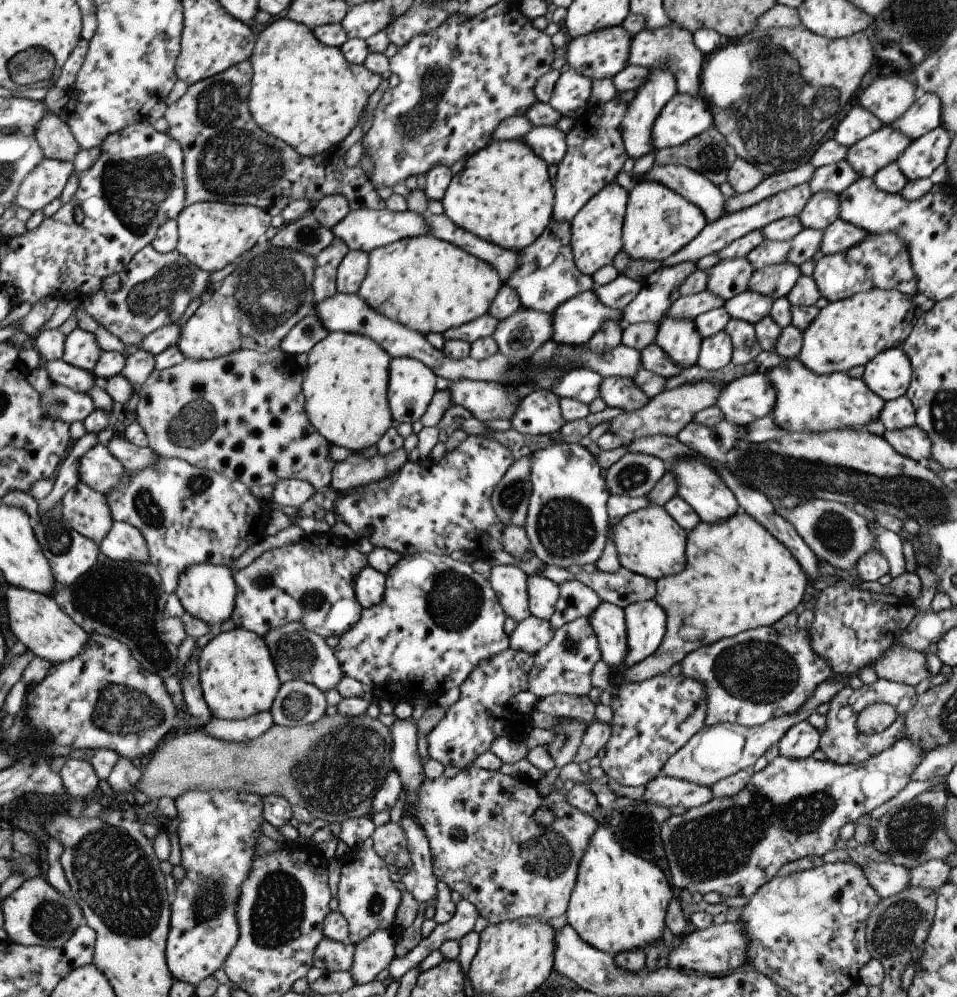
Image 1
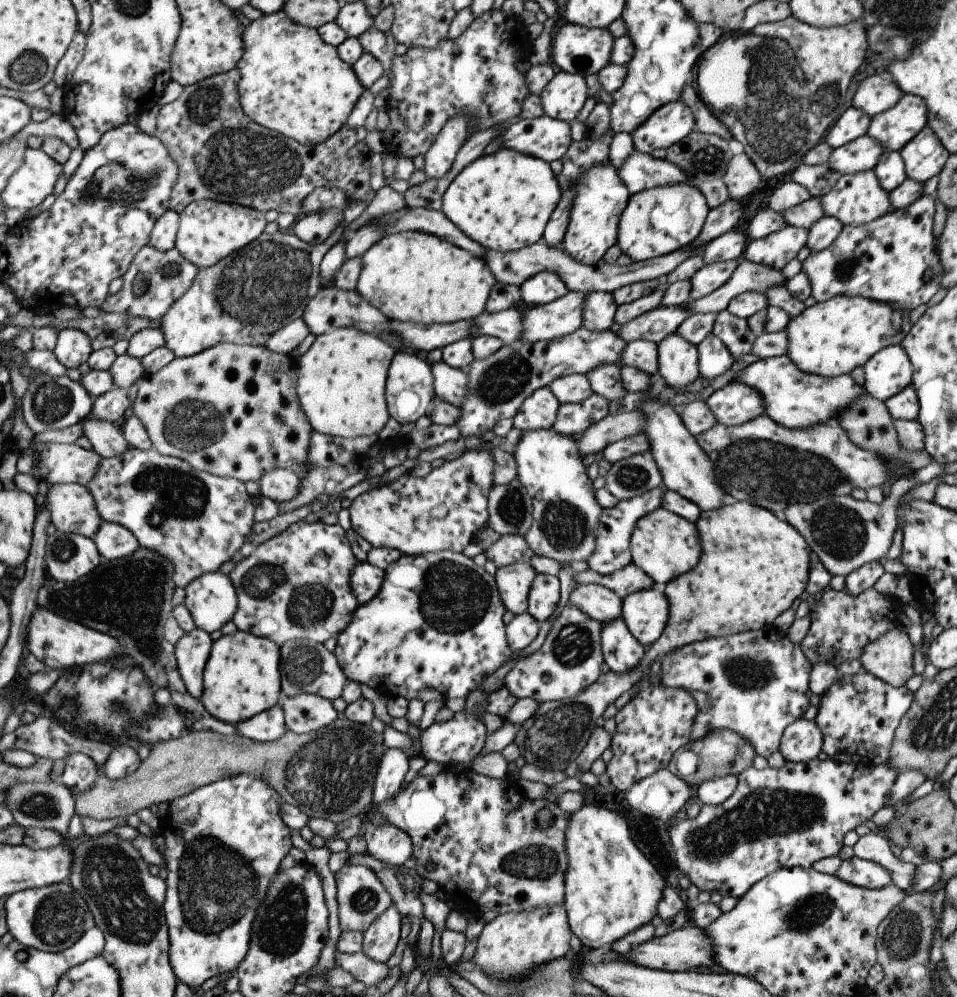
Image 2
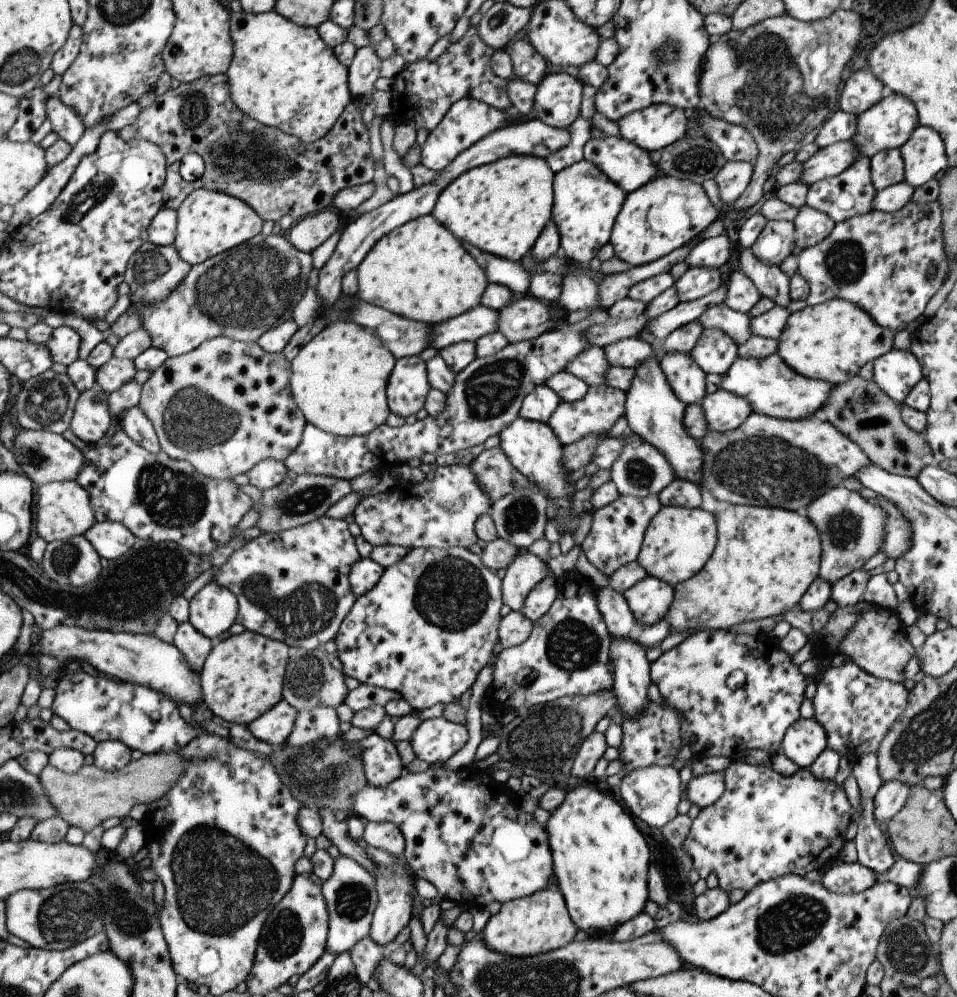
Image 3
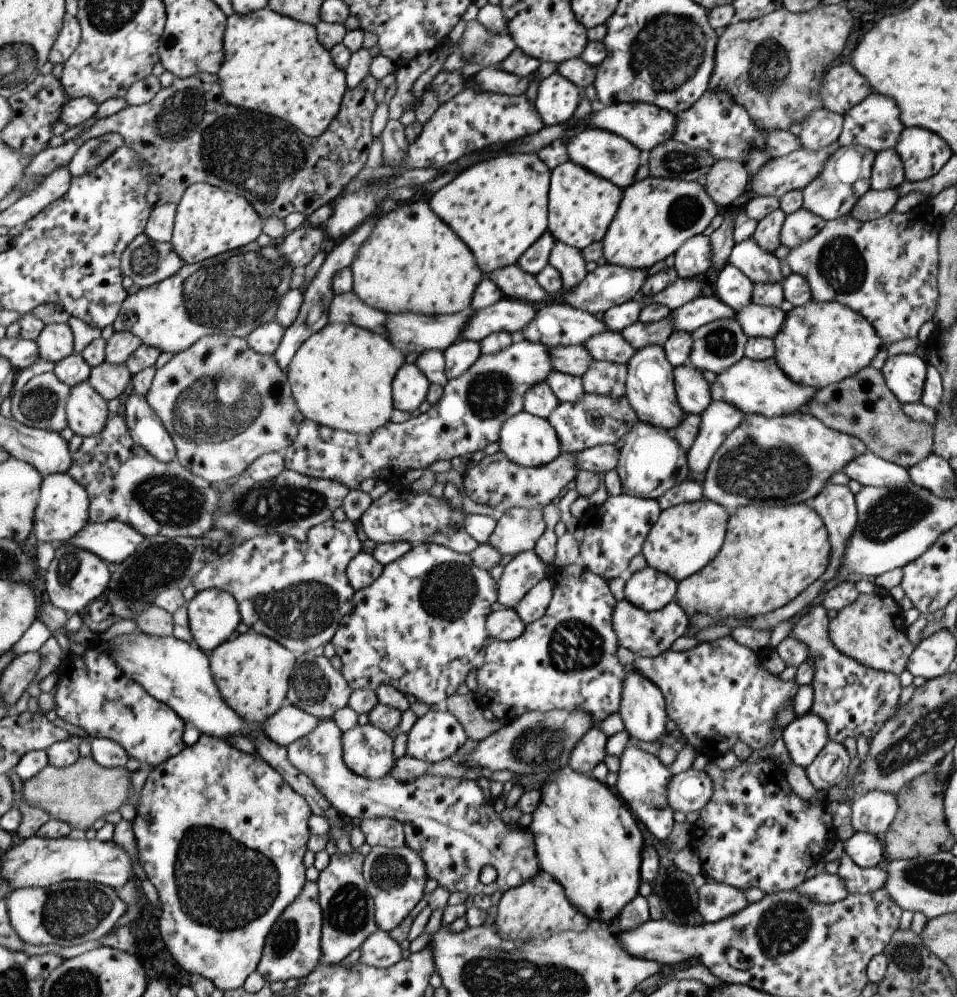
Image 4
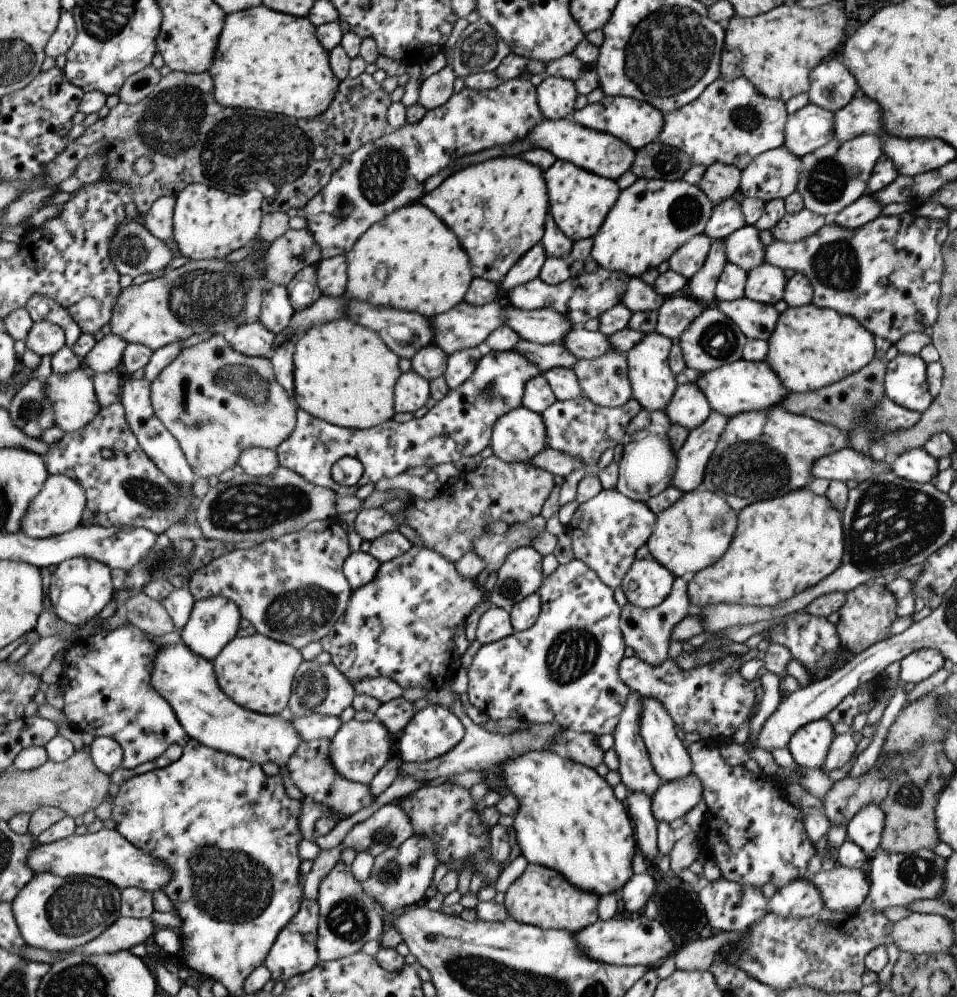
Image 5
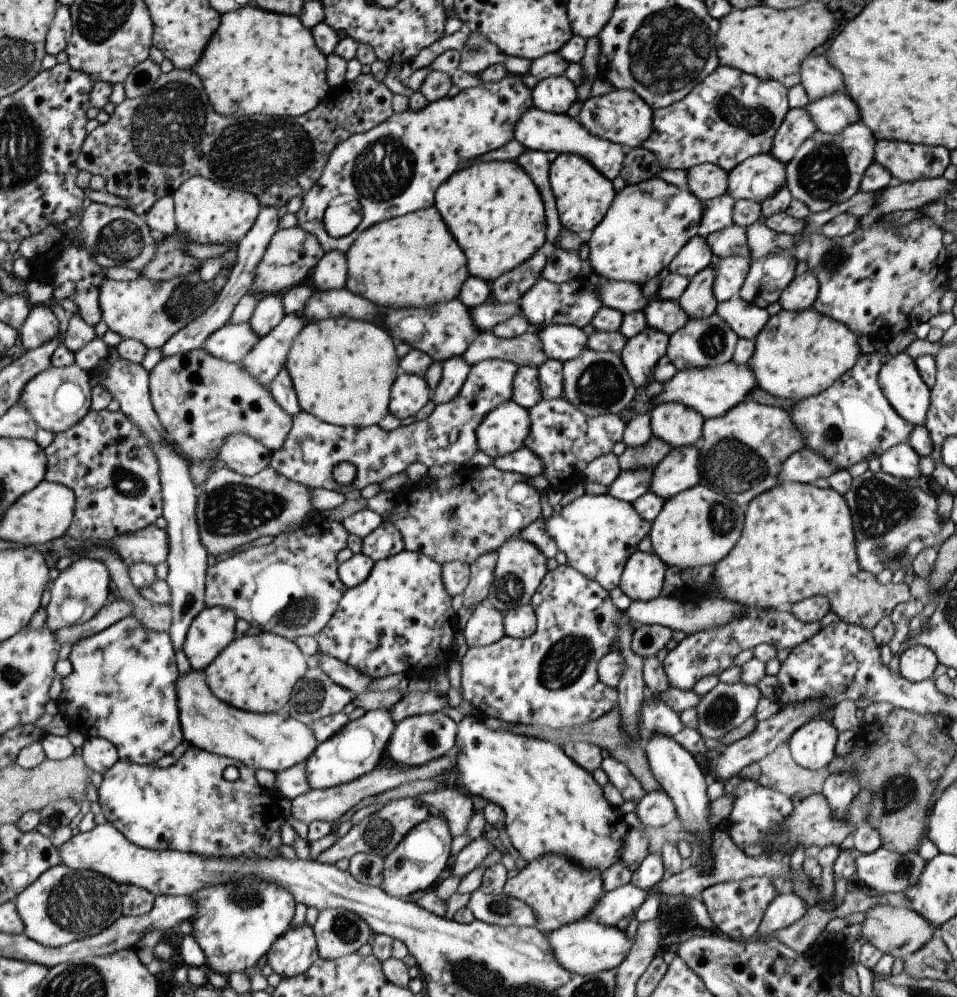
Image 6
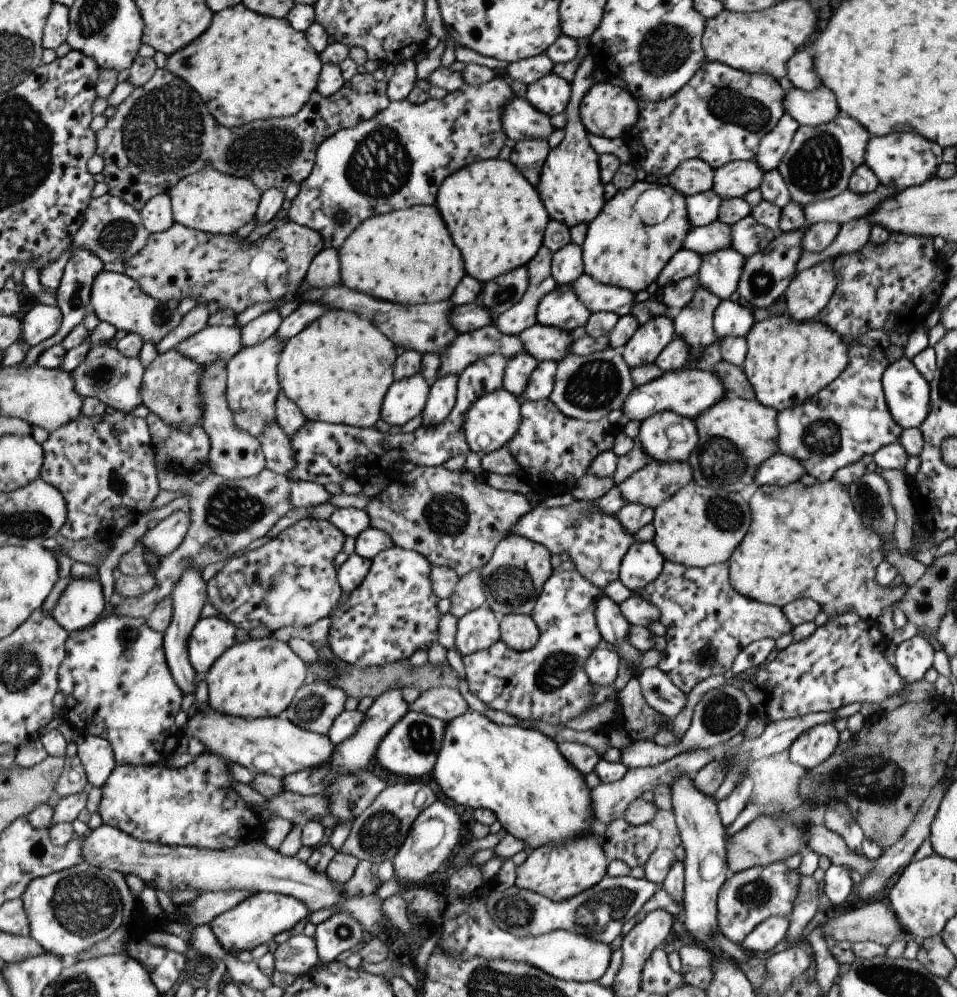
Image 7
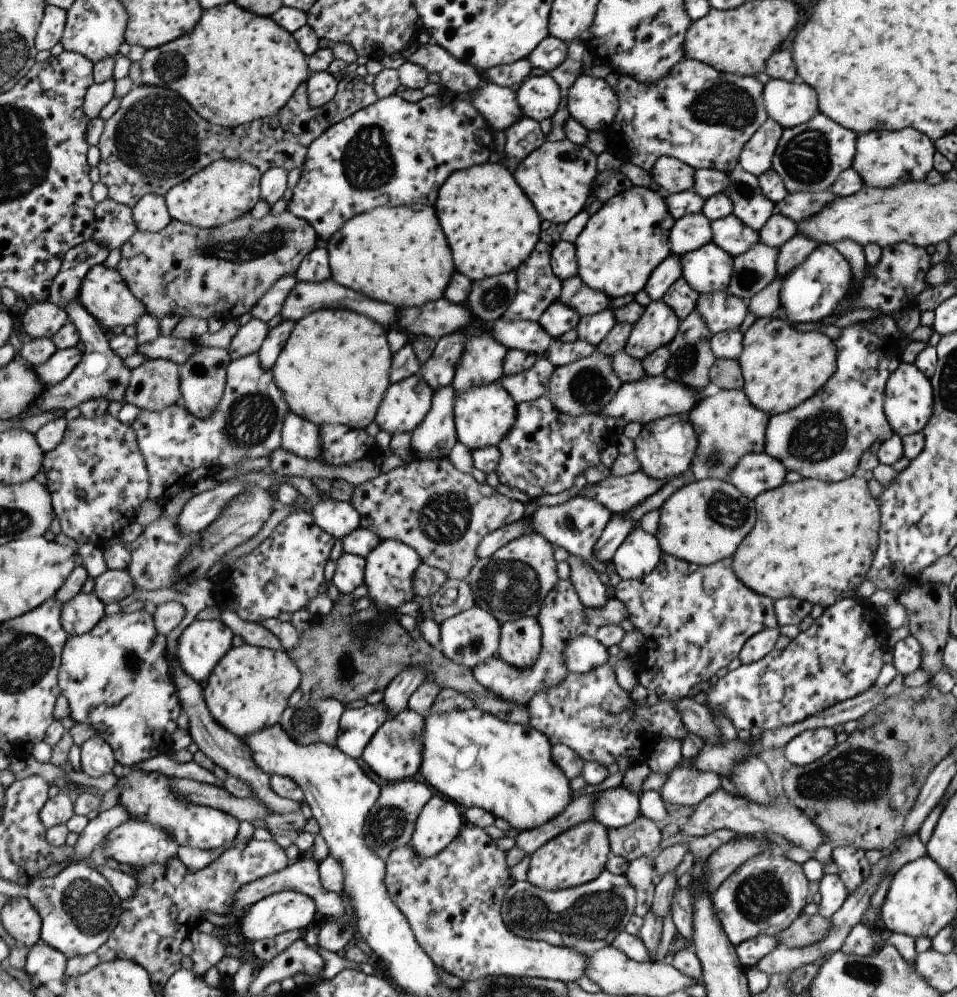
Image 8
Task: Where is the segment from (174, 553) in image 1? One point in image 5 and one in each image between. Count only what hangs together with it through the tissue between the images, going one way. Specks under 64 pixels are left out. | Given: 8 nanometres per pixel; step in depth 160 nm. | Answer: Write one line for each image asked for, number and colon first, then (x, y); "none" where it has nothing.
2: (197, 521)
3: (157, 498)
4: (123, 482)
5: (123, 487)

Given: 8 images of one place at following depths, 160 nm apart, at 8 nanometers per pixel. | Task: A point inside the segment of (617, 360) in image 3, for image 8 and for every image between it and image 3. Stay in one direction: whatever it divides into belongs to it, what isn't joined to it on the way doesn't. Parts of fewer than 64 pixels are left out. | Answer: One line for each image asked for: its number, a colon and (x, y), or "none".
4: (608, 346)
5: (584, 344)
6: (559, 342)
7: (543, 343)
8: (527, 336)

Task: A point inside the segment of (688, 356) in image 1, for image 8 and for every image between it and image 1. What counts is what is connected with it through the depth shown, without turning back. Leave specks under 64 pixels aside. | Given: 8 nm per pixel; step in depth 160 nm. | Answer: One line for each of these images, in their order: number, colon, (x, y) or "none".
2: (677, 365)
3: (686, 380)
4: (692, 392)
5: (688, 407)
6: (675, 424)
7: (665, 437)
8: (664, 448)

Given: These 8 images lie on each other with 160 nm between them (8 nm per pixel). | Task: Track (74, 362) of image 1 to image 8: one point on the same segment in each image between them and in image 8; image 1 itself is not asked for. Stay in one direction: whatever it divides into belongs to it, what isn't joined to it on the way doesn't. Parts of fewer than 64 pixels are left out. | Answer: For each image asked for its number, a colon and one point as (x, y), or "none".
2: (72, 348)
3: (63, 345)
4: (55, 343)
5: (45, 339)
6: (40, 326)
7: (40, 322)
8: (42, 319)

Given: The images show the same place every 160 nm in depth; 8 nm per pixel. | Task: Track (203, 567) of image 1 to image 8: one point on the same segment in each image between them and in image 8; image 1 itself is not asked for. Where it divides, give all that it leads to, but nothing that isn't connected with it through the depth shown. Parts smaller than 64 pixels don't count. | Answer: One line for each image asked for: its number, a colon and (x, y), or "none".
2: (210, 598)
3: (211, 611)
4: (212, 614)
5: (212, 622)
6: (212, 629)
7: (210, 637)
8: (202, 644)

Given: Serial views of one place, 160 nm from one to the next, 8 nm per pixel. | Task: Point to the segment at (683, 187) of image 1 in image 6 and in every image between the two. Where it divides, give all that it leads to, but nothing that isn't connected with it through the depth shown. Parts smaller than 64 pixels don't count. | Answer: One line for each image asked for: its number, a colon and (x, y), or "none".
2: (639, 171)
3: (628, 166)
4: (605, 154)
5: (597, 152)
6: (536, 130)

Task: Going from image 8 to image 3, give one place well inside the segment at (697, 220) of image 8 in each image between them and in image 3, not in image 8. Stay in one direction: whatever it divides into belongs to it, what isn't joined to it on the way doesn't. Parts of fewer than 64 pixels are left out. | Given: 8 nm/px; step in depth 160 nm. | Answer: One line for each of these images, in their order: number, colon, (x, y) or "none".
3: (770, 281)
4: (758, 266)
5: (742, 248)
6: (730, 241)
7: (705, 239)

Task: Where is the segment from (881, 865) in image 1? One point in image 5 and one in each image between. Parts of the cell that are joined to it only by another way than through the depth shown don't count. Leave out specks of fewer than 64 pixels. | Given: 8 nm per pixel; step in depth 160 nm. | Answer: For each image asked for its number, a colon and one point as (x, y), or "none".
2: (858, 872)
3: (848, 878)
4: (824, 888)
5: (800, 898)

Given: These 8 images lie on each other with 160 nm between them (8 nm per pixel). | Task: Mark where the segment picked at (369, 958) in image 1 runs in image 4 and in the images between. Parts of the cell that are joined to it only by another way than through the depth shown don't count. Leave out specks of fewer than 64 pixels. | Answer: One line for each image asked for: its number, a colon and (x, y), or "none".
2: (379, 940)
3: (394, 887)
4: (395, 878)

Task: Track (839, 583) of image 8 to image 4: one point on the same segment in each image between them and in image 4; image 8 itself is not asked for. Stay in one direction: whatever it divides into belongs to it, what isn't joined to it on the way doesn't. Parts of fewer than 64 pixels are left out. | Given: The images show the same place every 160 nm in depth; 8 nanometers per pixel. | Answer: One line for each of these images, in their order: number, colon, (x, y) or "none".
4: (770, 553)
5: (780, 547)
6: (797, 542)
7: (804, 542)

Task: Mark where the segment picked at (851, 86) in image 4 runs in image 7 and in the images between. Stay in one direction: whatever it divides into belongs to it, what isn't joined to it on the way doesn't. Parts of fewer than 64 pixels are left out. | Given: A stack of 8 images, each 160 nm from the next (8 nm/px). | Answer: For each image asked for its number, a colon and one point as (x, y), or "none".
5: (831, 87)
6: (818, 79)
7: (798, 69)

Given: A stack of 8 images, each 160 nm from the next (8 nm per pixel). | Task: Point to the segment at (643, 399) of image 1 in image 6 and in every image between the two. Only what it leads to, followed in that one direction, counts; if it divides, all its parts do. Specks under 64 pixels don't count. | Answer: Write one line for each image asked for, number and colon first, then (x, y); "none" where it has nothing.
2: (604, 380)
3: (590, 366)
4: (572, 359)
5: (546, 357)
6: (524, 350)

